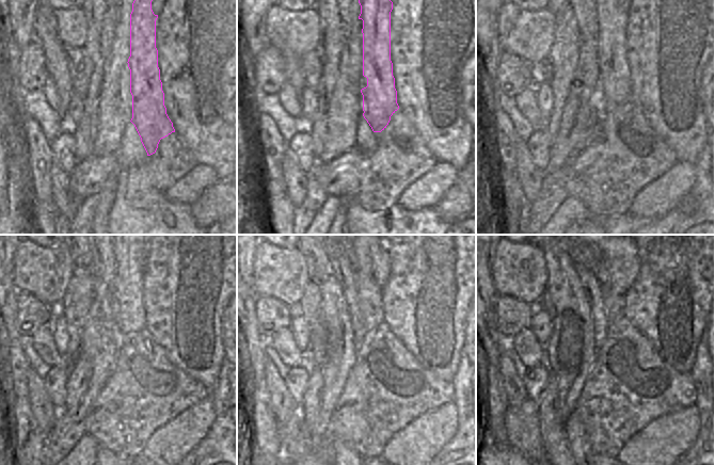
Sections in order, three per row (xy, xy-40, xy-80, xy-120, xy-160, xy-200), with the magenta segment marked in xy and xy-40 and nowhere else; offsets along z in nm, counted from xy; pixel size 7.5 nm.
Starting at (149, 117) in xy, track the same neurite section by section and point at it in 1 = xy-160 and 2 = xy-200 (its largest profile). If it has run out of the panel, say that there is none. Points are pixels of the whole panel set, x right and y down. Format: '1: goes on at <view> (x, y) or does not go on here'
1: goes on at xy-160 (369, 293)
2: goes on at xy-200 (613, 304)

